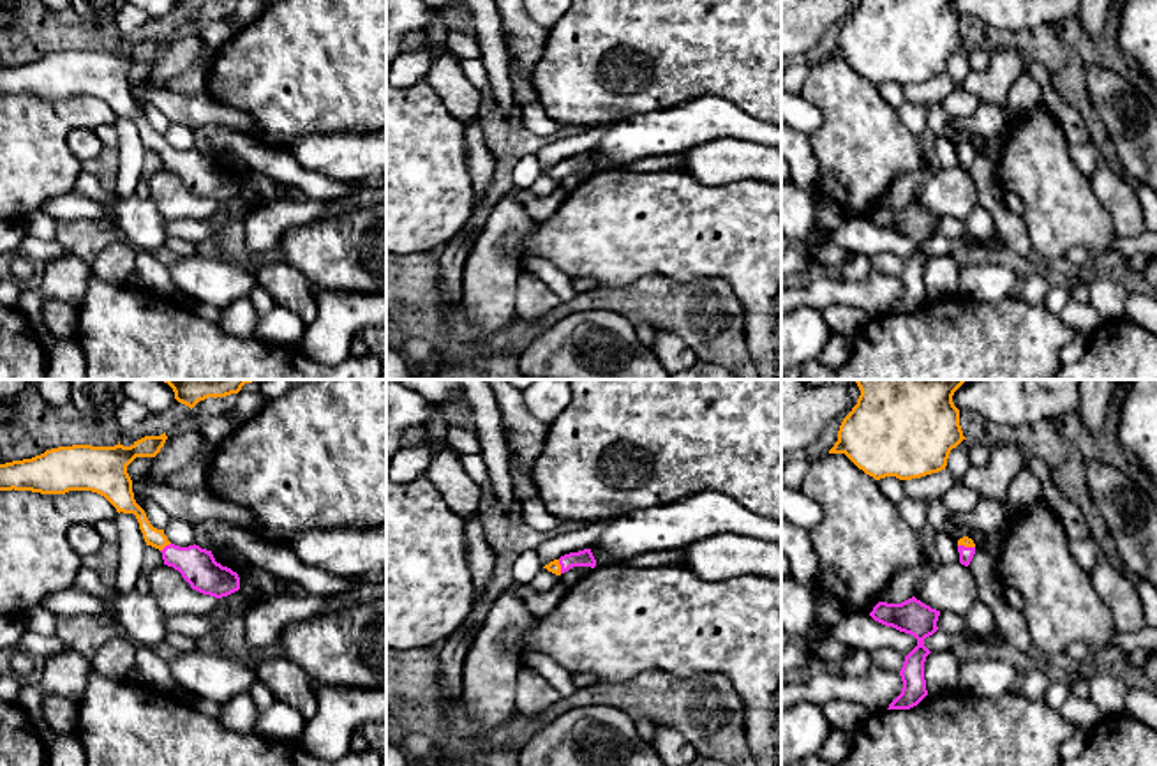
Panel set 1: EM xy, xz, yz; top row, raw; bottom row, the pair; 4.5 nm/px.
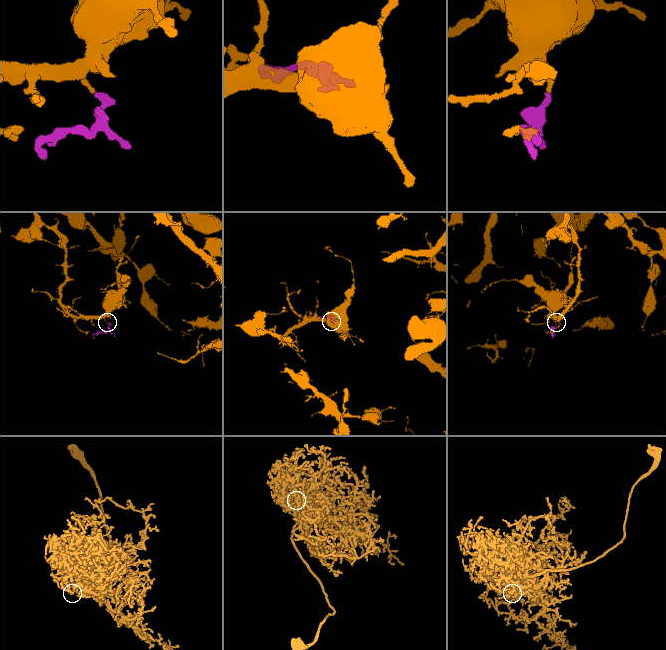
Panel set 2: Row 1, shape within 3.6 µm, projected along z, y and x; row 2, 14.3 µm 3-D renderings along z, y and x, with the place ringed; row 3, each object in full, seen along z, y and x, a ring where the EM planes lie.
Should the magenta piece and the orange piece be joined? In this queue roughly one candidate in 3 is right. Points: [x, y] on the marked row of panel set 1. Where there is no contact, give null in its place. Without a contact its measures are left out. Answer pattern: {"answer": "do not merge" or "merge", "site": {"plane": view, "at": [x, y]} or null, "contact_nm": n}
{"answer": "merge", "site": {"plane": "xy", "at": [164, 548]}, "contact_nm": 60}

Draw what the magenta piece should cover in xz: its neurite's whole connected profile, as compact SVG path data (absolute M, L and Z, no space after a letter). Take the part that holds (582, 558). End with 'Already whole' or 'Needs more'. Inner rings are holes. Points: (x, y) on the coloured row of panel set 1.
M591 549L564 554L559 559L550 561L543 568L547 568L549 572L552 572L556 575L561 575L561 574L568 572L573 567L591 567L591 568L594 568L596 559L591 552Z. Needs more

